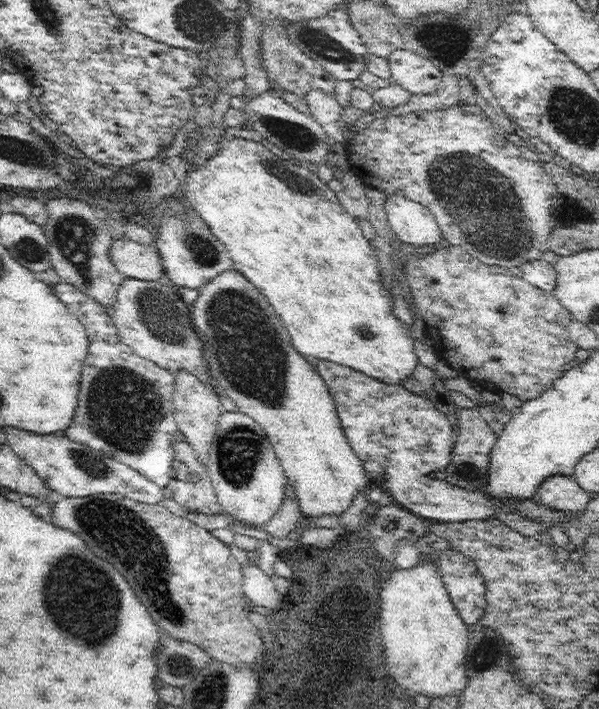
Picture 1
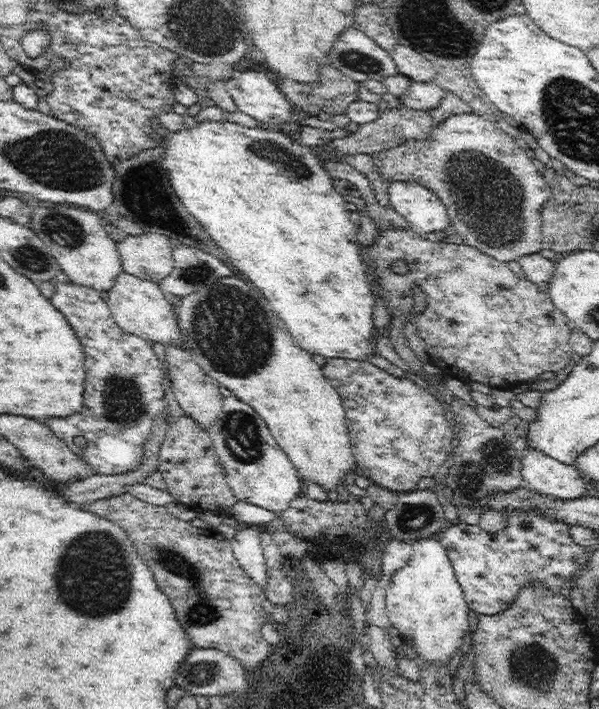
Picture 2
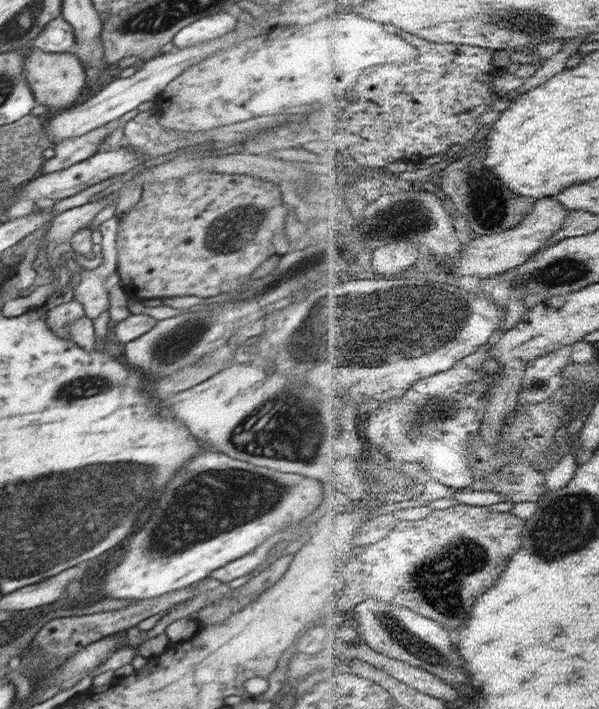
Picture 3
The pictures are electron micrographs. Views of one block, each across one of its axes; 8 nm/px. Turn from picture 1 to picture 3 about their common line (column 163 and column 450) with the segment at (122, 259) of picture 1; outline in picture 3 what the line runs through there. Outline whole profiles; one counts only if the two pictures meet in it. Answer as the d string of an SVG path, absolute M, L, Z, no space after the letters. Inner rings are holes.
M554 198L537 200L534 212L528 214L522 224L519 224L516 228L495 235L476 236L463 249L462 255L459 257L459 262L451 269L448 269L446 266L445 271L448 274L455 275L458 279L466 276L477 277L481 282L484 282L486 279L492 279L493 276L504 275L532 260L539 250L541 250L541 247L548 243L548 239L564 227L564 223L570 217L570 213L572 211L564 208Z

